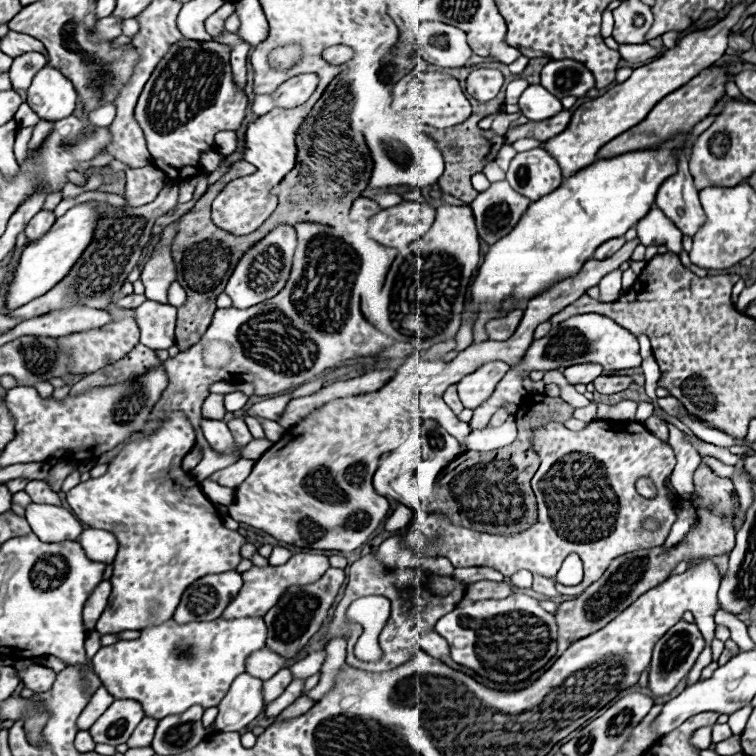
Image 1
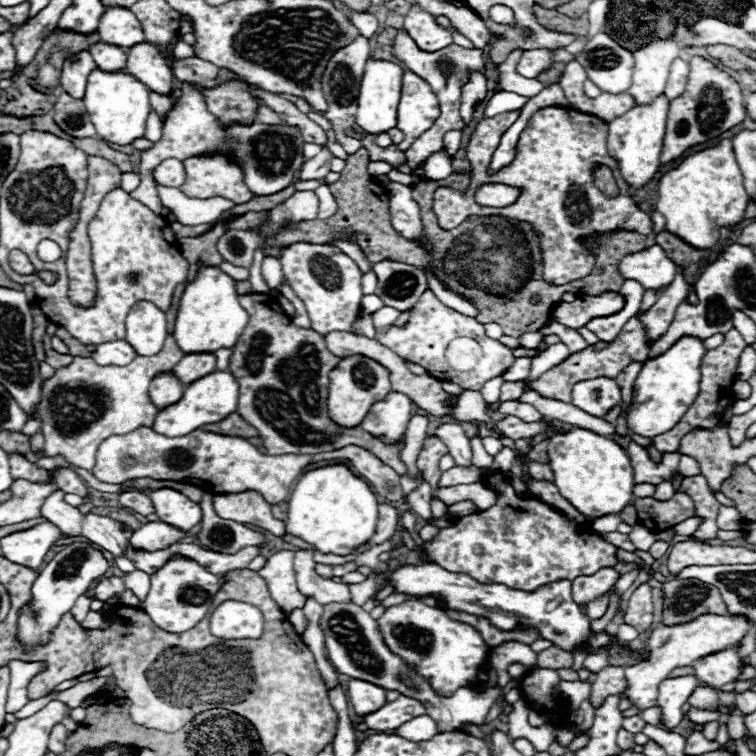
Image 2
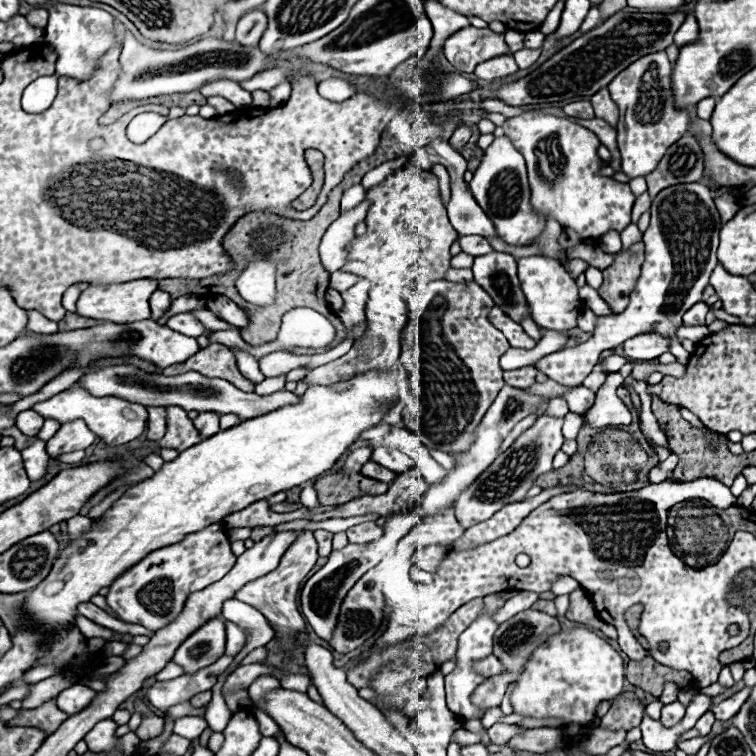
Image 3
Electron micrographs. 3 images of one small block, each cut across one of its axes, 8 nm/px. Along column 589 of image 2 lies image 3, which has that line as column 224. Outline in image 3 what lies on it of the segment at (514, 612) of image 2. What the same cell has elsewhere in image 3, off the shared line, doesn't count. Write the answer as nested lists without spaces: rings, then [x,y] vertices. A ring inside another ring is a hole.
[[[222,616],[210,618],[196,632],[192,632],[176,650],[174,662],[184,668],[186,674],[194,674],[218,660],[224,654],[226,644],[226,620]]]

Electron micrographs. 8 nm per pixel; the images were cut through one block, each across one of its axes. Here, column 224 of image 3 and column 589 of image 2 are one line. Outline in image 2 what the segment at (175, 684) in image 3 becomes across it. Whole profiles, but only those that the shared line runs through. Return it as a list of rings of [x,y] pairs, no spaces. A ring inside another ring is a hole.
[[[600,648],[598,652],[590,654],[584,660],[584,668],[588,668],[590,672],[600,672],[608,664],[608,652],[610,652],[610,648]]]

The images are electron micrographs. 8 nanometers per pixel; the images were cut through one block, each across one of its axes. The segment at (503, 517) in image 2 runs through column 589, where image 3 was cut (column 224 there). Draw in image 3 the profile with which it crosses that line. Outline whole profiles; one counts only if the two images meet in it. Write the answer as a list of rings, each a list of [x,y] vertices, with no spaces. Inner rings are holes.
[[[210,524],[206,530],[186,534],[186,538],[178,544],[150,552],[144,556],[144,560],[128,568],[110,584],[106,604],[122,622],[140,624],[148,630],[166,628],[166,624],[174,622],[178,612],[182,612],[182,604],[190,592],[202,590],[214,580],[220,580],[226,572],[230,572],[234,560],[236,556],[230,550],[230,540],[226,536],[224,524]]]

